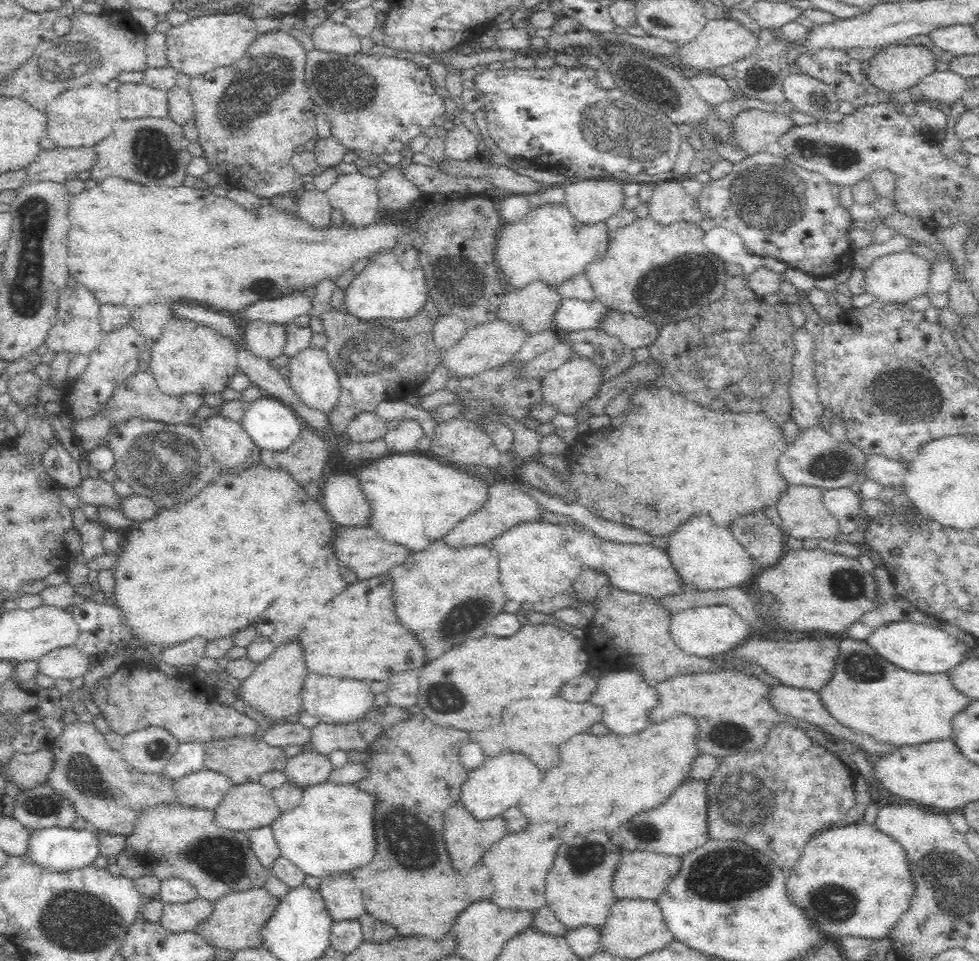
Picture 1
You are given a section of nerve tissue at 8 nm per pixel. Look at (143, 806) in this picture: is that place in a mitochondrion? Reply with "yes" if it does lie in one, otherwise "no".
no

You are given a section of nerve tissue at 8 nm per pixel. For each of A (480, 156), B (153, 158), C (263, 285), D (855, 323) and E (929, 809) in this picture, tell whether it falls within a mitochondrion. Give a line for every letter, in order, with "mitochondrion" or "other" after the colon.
A: other
B: mitochondrion
C: mitochondrion
D: other
E: other

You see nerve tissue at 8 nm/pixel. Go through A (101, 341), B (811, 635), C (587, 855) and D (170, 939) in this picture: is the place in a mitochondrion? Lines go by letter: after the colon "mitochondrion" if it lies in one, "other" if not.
A: other
B: other
C: mitochondrion
D: other

